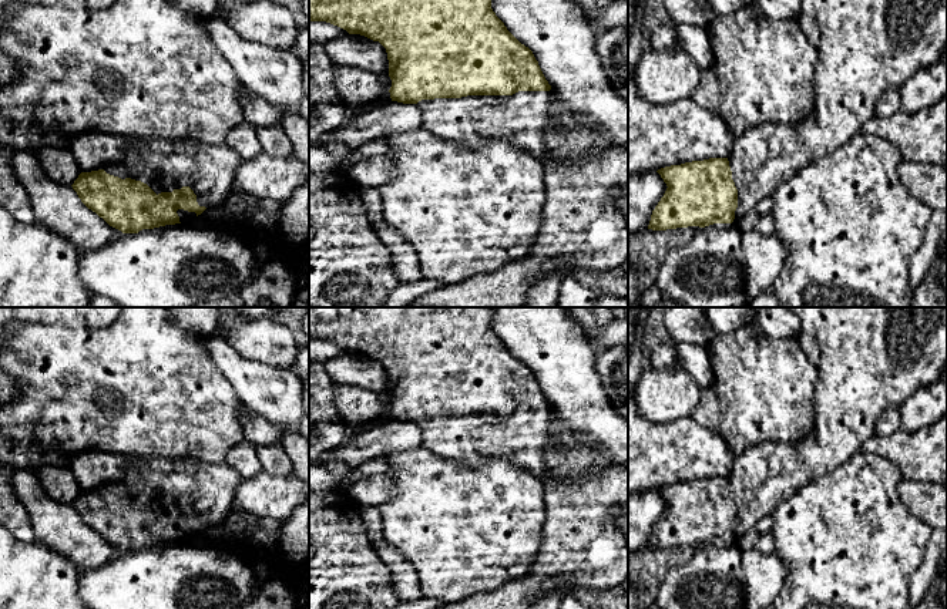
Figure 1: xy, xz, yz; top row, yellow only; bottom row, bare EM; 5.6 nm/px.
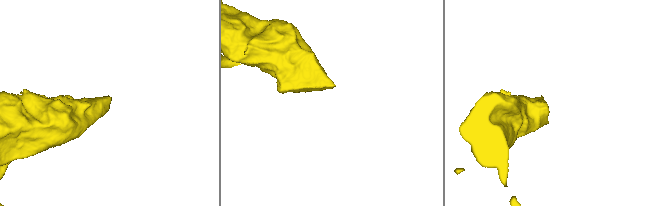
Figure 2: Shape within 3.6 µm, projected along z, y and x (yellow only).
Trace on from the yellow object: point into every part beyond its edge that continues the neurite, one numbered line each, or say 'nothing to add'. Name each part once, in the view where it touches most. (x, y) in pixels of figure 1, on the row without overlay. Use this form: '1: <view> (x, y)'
1: xz (521, 437)

